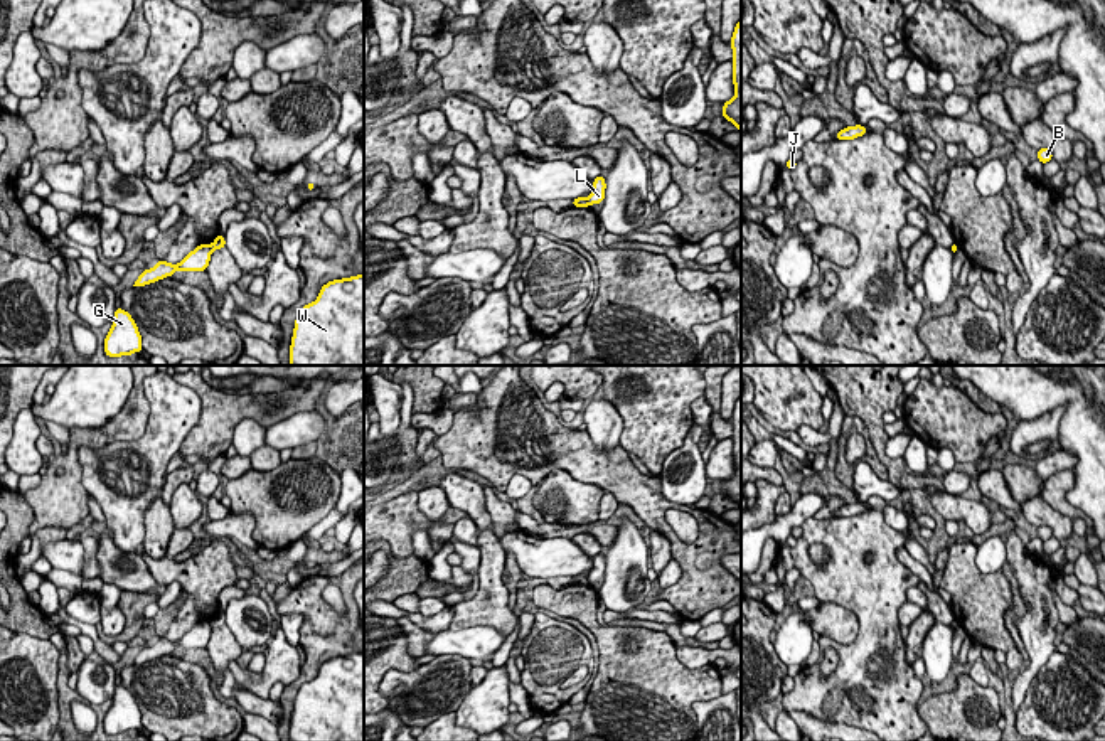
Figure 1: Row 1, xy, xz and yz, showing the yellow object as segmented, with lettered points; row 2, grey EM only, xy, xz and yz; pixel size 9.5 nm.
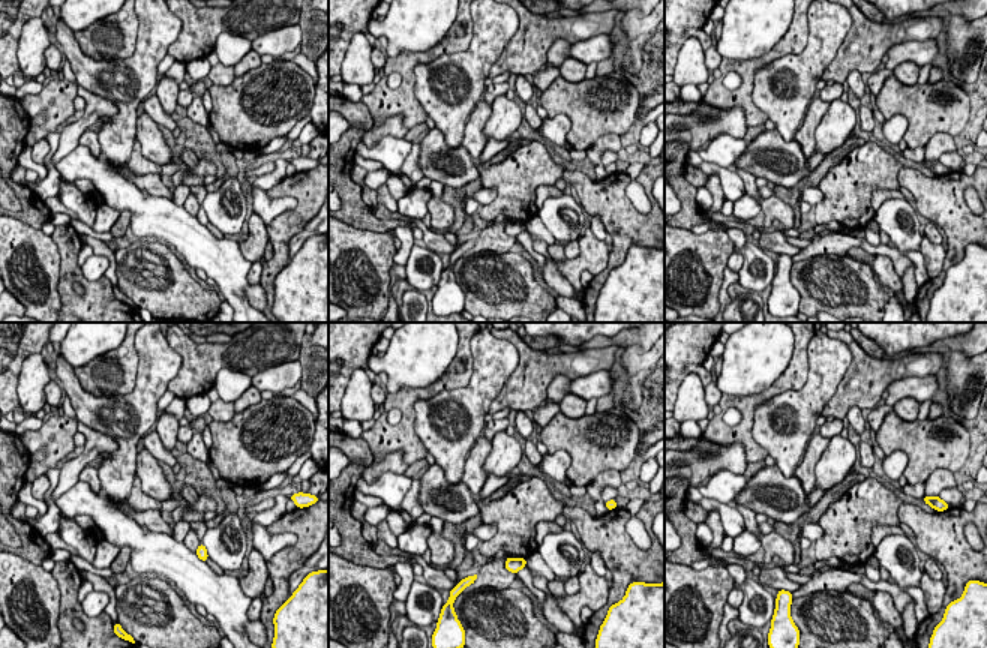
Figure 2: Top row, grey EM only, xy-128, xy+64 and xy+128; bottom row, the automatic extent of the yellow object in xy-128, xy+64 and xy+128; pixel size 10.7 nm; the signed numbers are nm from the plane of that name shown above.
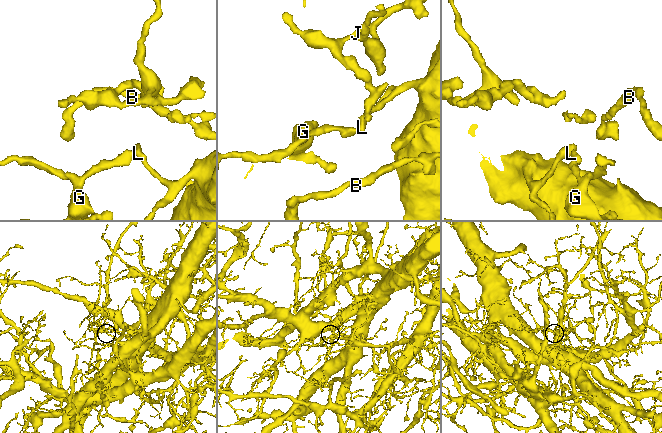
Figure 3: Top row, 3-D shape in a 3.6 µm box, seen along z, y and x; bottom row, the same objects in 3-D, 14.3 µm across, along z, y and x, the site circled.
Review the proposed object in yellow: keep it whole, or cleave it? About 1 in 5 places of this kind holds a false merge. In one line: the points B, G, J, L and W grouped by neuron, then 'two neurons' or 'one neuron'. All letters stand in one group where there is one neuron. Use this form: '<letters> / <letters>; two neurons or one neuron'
B J L W / G; two neurons

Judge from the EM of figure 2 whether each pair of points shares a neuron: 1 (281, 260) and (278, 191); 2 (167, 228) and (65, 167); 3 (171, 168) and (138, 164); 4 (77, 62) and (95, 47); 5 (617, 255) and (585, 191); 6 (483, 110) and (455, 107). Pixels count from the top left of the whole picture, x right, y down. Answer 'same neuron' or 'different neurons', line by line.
1: same neuron
2: same neuron
3: same neuron
4: different neurons
5: same neuron
6: different neurons

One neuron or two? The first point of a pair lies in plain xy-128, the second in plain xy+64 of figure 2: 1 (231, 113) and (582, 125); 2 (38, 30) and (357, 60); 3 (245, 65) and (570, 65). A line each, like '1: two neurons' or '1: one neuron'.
1: one neuron
2: one neuron
3: one neuron

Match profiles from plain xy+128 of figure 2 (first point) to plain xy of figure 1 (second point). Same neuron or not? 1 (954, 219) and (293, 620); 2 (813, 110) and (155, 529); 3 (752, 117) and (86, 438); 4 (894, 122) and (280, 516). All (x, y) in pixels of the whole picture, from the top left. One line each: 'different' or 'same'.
1: different
2: same
3: same
4: different

